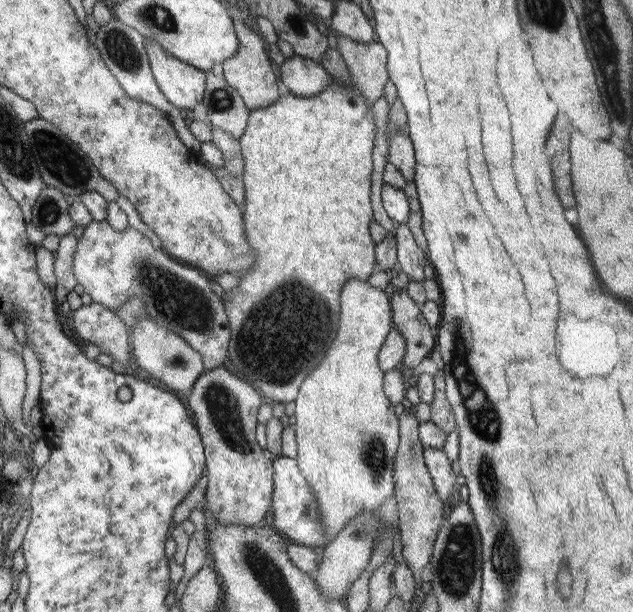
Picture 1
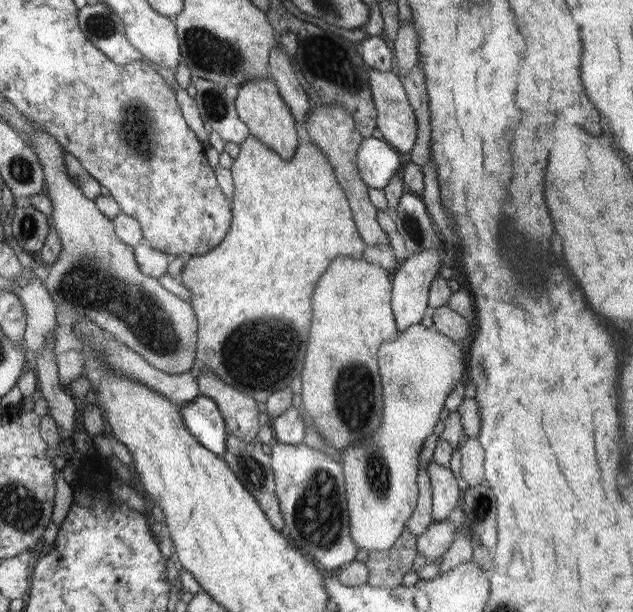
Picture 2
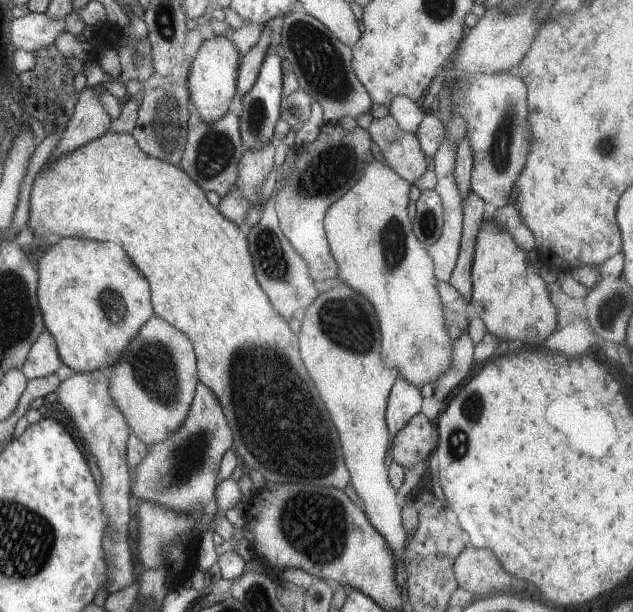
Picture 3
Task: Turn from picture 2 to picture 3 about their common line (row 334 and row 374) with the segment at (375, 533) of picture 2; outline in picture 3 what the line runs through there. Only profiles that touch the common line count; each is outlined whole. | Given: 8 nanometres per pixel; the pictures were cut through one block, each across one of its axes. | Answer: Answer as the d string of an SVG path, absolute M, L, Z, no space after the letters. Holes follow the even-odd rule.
M373 160L364 166L361 178L325 211L322 223L329 250L336 262L336 276L349 289L364 296L375 311L380 330L383 366L397 369L397 376L420 389L427 382L435 384L451 364L452 338L444 322L444 312L436 289L434 264L412 231L407 217L411 184L397 176L388 166Z

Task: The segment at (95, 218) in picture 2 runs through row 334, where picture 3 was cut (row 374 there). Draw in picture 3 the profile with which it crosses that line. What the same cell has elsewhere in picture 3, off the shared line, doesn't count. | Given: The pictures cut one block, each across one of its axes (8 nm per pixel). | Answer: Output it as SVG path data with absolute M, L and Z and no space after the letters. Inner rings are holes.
M155 314L139 327L122 356L105 372L111 400L146 446L160 443L181 426L198 382L196 356L187 335Z

